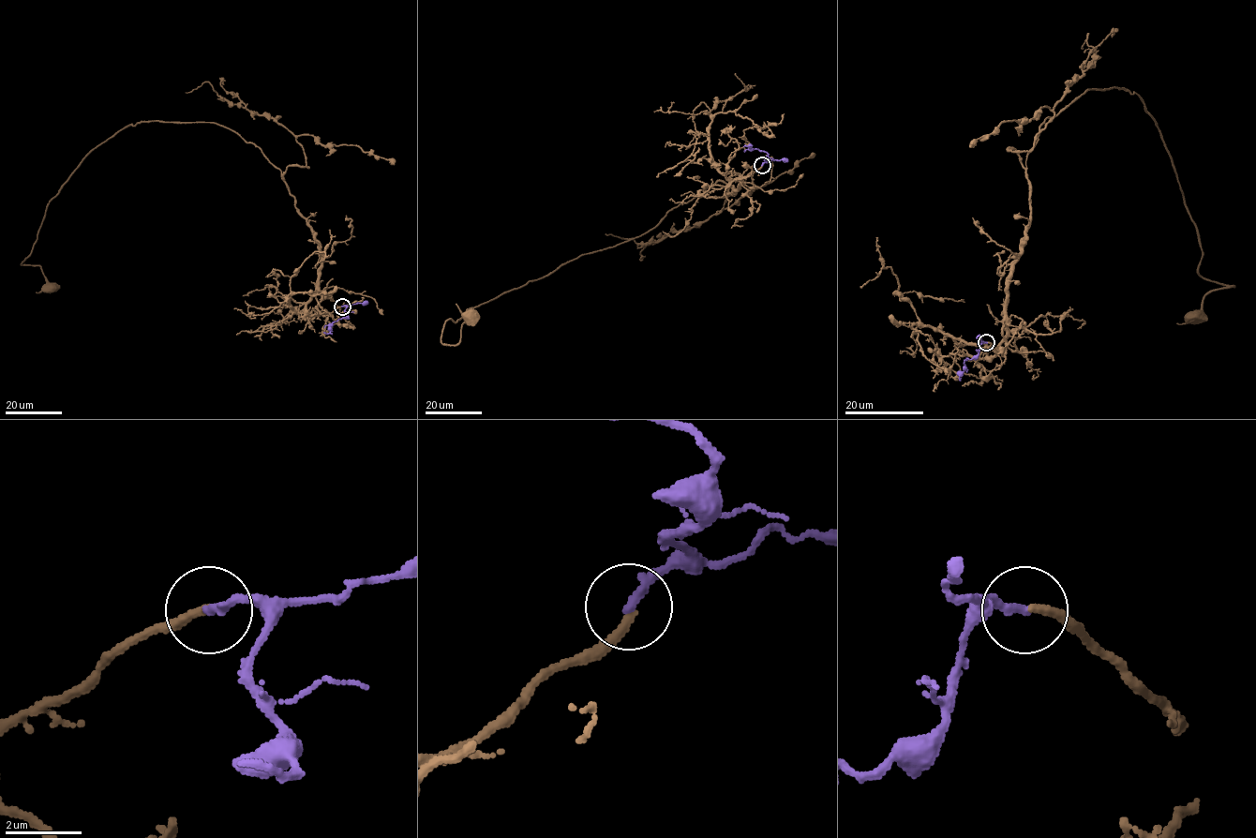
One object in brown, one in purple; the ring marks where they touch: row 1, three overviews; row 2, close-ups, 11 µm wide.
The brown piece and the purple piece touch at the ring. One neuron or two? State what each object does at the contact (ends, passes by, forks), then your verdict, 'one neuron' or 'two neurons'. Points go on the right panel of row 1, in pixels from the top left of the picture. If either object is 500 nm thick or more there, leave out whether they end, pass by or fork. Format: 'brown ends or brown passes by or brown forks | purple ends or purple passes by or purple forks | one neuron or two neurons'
brown ends | purple ends | one neuron

